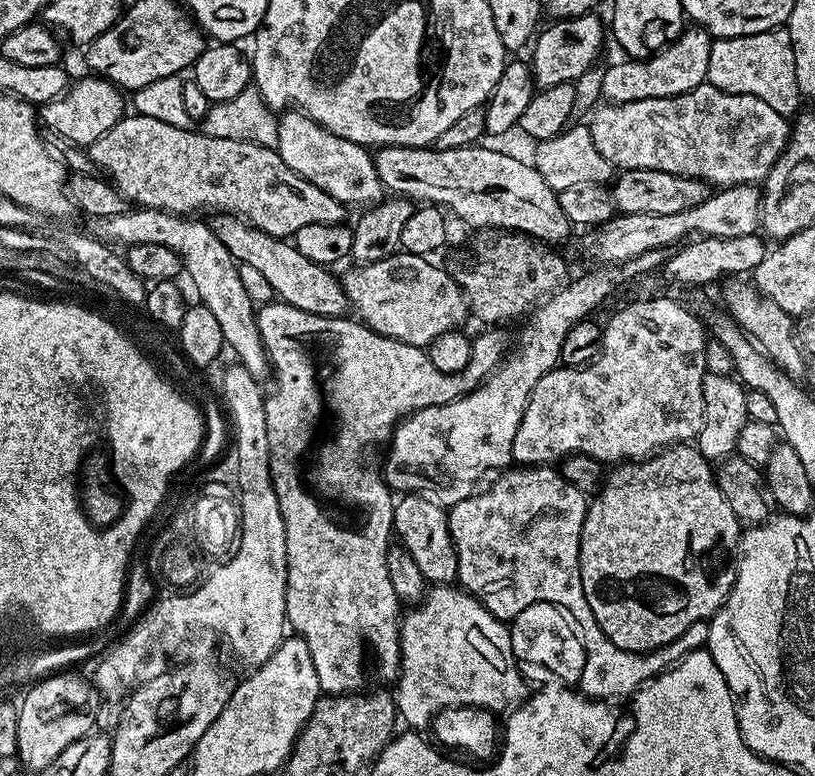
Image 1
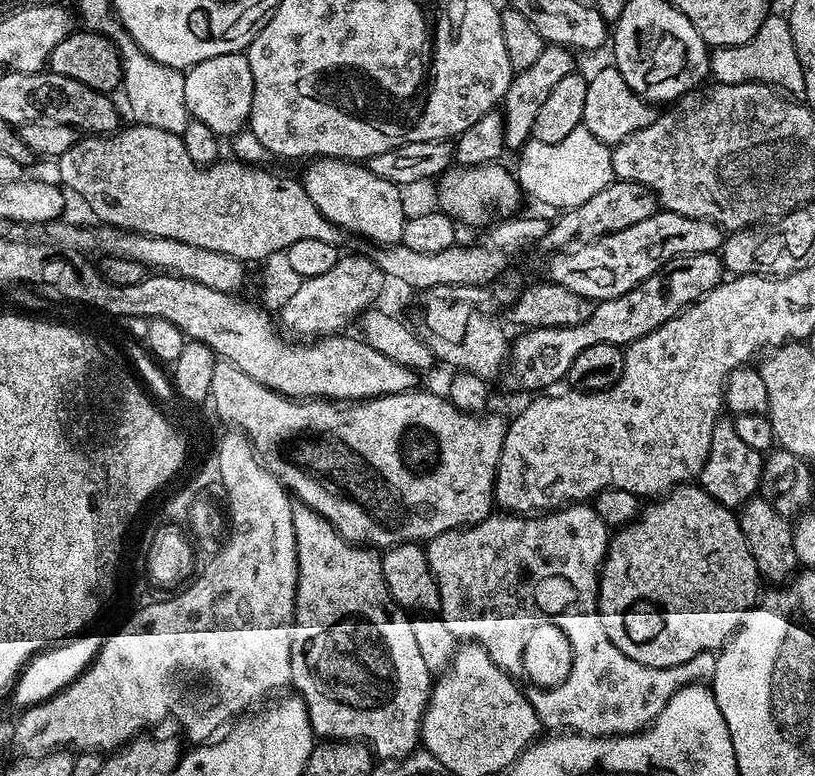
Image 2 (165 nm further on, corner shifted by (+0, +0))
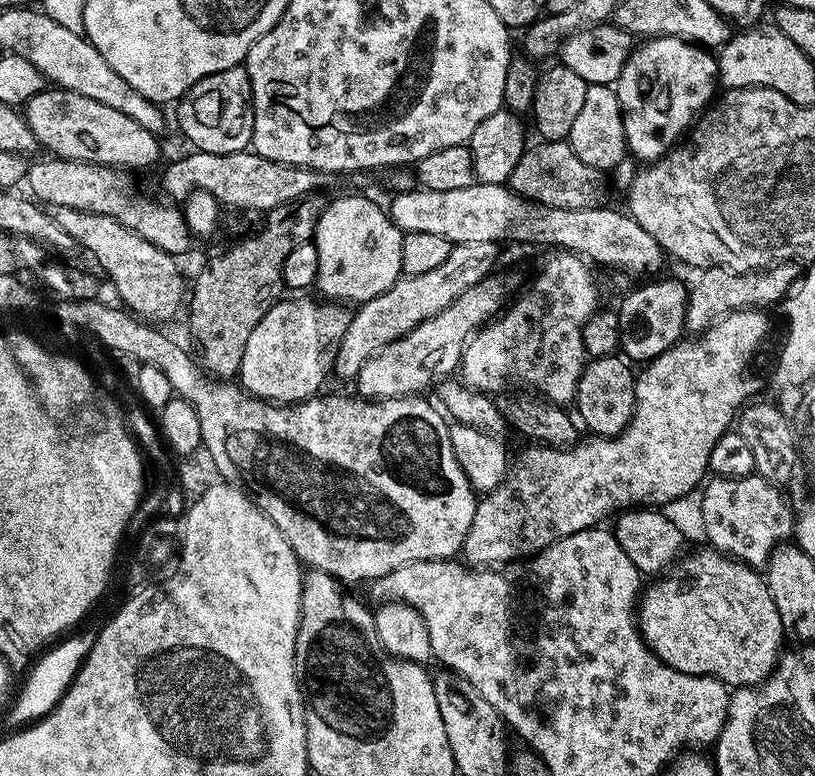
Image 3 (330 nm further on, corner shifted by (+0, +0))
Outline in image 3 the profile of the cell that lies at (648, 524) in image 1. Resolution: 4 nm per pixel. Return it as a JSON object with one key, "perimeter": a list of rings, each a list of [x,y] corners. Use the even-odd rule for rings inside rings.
{"perimeter":[[[711,546],[703,547],[693,556],[685,555],[671,574],[661,575],[643,589],[638,600],[640,635],[657,658],[682,674],[713,676],[732,690],[754,688],[764,683],[780,662],[780,643],[786,640],[786,633],[782,618],[778,618],[778,606],[770,598],[767,579],[757,569]]]}

